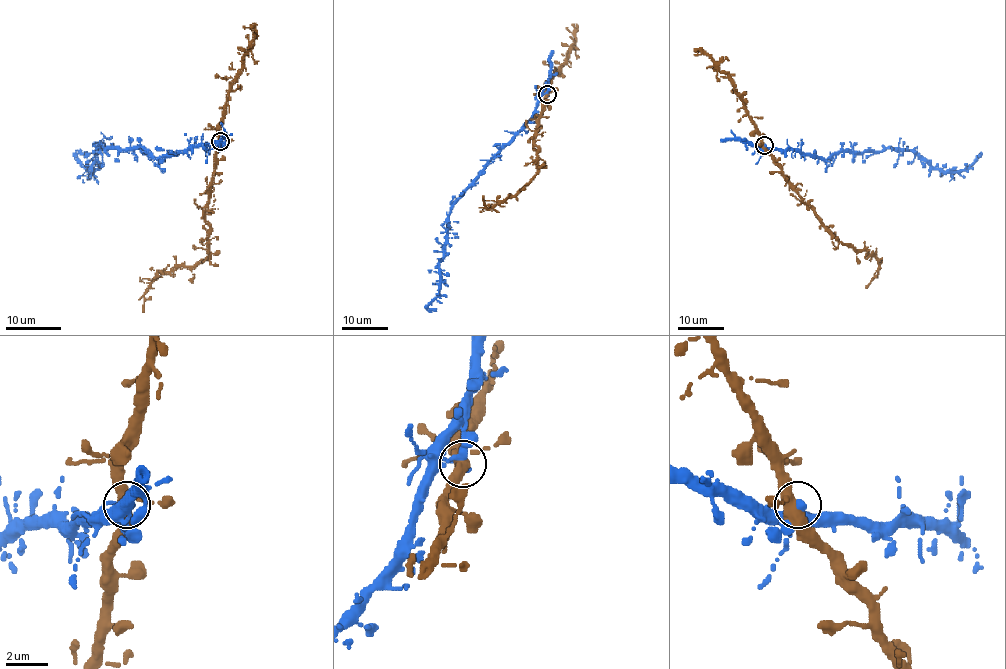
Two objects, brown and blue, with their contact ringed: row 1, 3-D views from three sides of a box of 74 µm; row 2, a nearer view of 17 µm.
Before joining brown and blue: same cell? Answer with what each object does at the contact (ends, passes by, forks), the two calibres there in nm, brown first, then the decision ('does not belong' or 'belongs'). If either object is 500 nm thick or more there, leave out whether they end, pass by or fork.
brown forks there; blue ends there; 400 nm thick on the brown side, 360 nm on the other; belongs

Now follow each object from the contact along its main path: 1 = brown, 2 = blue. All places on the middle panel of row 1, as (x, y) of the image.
1: (547, 95), (533, 140), (538, 148), (537, 172), (515, 195), (493, 206), (487, 208), (484, 196)
2: (547, 95), (540, 95), (531, 119), (454, 201), (439, 263), (438, 294), (428, 305), (436, 311)

